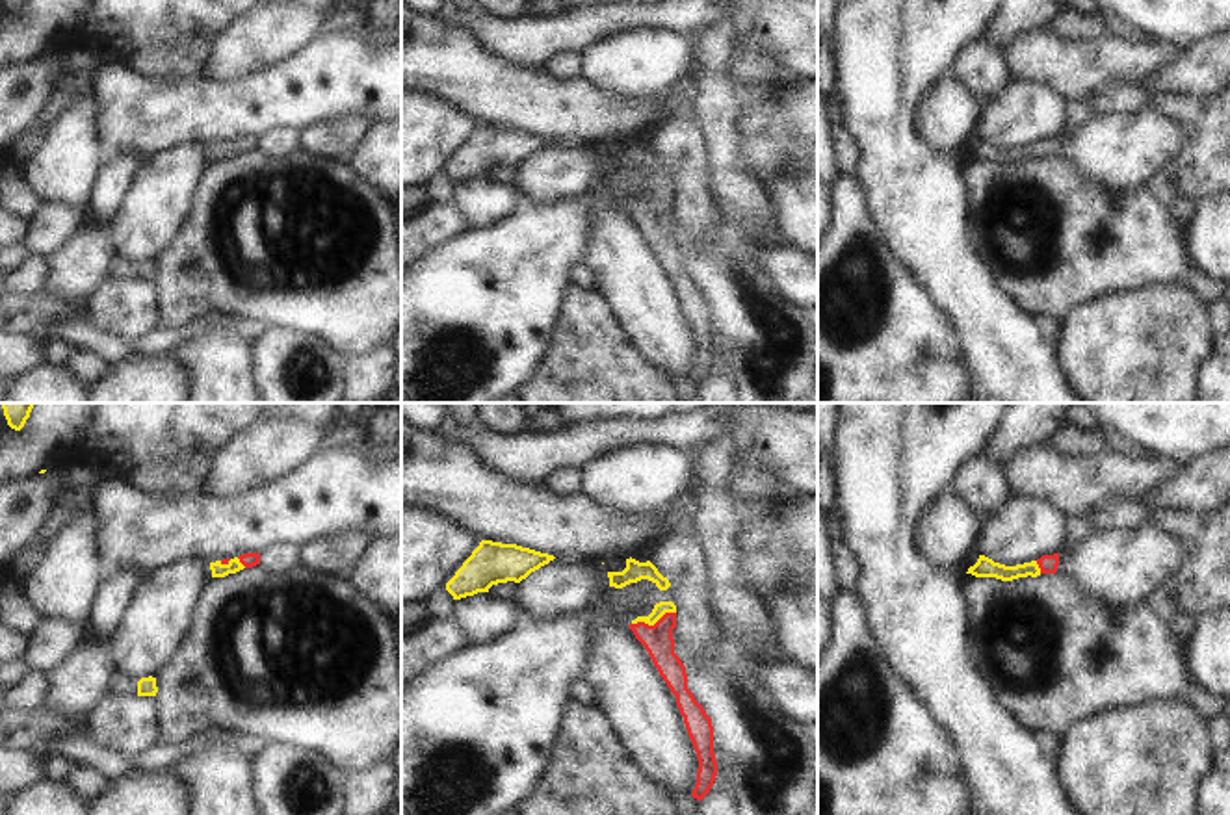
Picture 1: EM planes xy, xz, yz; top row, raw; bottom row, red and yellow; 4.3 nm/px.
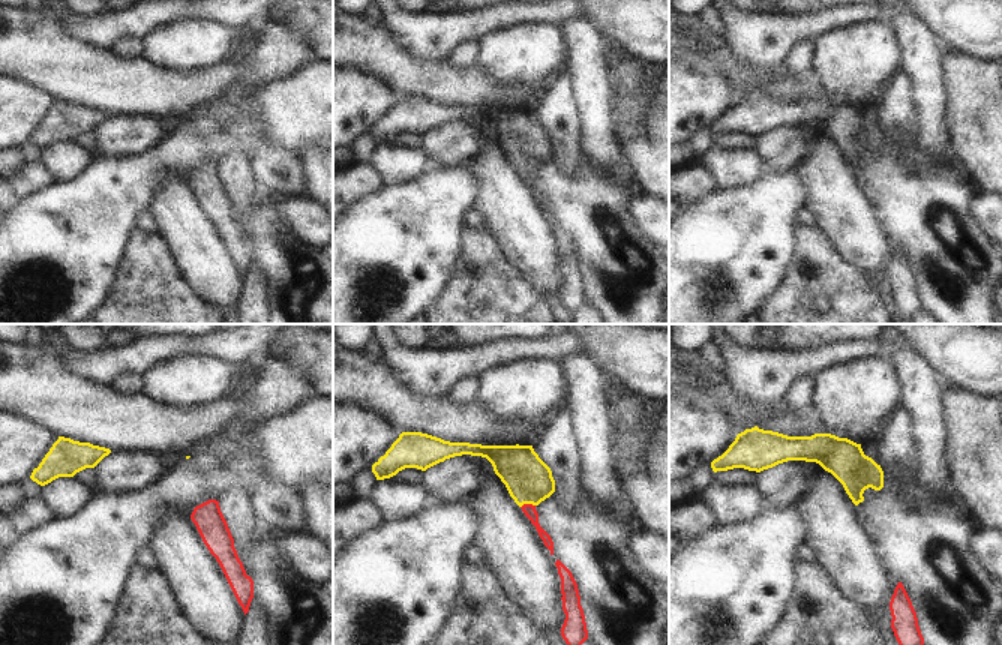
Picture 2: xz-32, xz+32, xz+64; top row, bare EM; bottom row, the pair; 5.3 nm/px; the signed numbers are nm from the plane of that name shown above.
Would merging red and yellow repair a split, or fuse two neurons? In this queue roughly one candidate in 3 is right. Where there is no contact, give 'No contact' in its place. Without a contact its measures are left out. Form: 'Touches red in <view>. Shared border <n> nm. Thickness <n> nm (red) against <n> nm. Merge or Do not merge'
Touches red in xz. Shared border 200 nm. Thickness 130 nm (red) against 60 nm. Merge.

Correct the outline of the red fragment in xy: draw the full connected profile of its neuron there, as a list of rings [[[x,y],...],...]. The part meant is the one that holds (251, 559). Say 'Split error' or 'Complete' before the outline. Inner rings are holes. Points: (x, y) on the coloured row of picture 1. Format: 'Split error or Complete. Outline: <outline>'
Split error. Outline: [[[243,553],[240,557],[234,559],[223,559],[223,561],[216,561],[210,563],[210,570],[212,570],[212,577],[225,577],[229,574],[236,574],[243,568],[253,568],[260,564],[260,553]]]

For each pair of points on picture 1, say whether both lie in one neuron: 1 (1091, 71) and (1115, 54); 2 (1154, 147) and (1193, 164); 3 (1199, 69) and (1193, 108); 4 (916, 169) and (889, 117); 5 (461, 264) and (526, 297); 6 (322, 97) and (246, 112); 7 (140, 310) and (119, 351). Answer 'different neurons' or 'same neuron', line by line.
1: same neuron
2: different neurons
3: different neurons
4: same neuron
5: same neuron
6: same neuron
7: different neurons

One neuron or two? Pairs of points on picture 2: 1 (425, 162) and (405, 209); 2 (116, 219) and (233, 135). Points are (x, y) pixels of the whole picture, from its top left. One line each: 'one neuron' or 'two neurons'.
1: two neurons
2: one neuron

